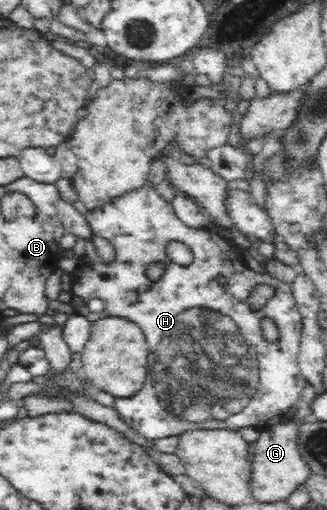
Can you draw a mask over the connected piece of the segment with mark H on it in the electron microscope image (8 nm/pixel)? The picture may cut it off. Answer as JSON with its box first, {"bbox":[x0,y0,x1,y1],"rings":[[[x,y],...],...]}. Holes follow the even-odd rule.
{"bbox":[69,183,308,443],"rings":[[[146,183],[146,184],[145,184],[145,186],[144,186],[144,188],[143,188],[143,189],[142,189],[142,190],[137,190],[137,191],[136,191],[136,192],[135,192],[135,193],[132,193],[132,194],[127,194],[127,196],[125,196],[125,197],[123,197],[123,198],[120,198],[120,200],[119,200],[119,201],[115,201],[115,202],[113,202],[113,204],[112,204],[112,205],[107,205],[107,206],[104,206],[104,208],[103,208],[103,209],[93,209],[93,210],[92,210],[92,211],[91,211],[91,210],[89,210],[89,211],[88,211],[88,212],[87,212],[87,213],[85,213],[85,214],[84,214],[84,217],[85,217],[85,218],[86,218],[86,221],[87,221],[87,222],[88,222],[88,227],[89,227],[89,228],[90,228],[90,233],[89,233],[89,236],[88,236],[88,237],[85,237],[85,238],[84,238],[84,240],[85,240],[85,252],[84,252],[84,255],[82,255],[82,256],[81,256],[81,258],[80,258],[80,259],[79,259],[79,262],[78,262],[78,265],[77,265],[77,268],[76,268],[76,269],[75,269],[75,270],[74,270],[74,271],[73,271],[73,272],[72,272],[72,273],[71,273],[71,281],[72,281],[72,283],[71,283],[71,284],[70,284],[70,288],[71,288],[71,289],[70,289],[70,290],[69,290],[69,291],[70,291],[70,294],[71,294],[71,295],[72,295],[72,296],[73,296],[73,297],[72,297],[72,298],[71,298],[71,303],[72,303],[72,305],[73,305],[73,307],[74,307],[74,314],[77,314],[77,315],[79,315],[79,316],[83,316],[83,317],[85,317],[85,318],[86,318],[86,319],[87,319],[87,320],[88,320],[88,321],[89,321],[89,322],[91,322],[91,323],[93,323],[93,322],[97,322],[97,320],[101,320],[101,319],[103,319],[103,318],[105,318],[105,317],[115,317],[115,318],[125,318],[125,319],[127,319],[127,320],[130,320],[130,321],[131,321],[131,322],[134,322],[134,323],[135,323],[135,324],[137,324],[137,326],[139,326],[139,329],[140,329],[140,330],[141,330],[141,331],[142,331],[142,334],[143,334],[143,335],[144,335],[144,336],[145,336],[145,339],[146,339],[146,341],[147,341],[147,344],[148,344],[148,345],[149,345],[149,348],[150,348],[150,355],[149,355],[149,356],[148,356],[148,373],[147,373],[147,376],[146,376],[146,380],[145,380],[145,382],[144,382],[144,386],[143,386],[143,388],[141,388],[141,390],[139,390],[139,392],[137,392],[137,394],[135,394],[135,396],[132,396],[132,397],[131,397],[131,398],[120,398],[120,399],[113,399],[113,402],[112,402],[112,406],[111,406],[111,407],[112,407],[112,409],[113,409],[113,410],[114,410],[114,411],[115,411],[115,412],[116,412],[116,415],[117,415],[117,416],[118,416],[118,417],[119,417],[119,418],[120,418],[120,419],[121,419],[121,420],[122,420],[122,423],[123,423],[123,424],[126,424],[126,425],[127,425],[127,428],[130,428],[130,429],[131,429],[131,430],[132,430],[132,432],[133,432],[133,433],[134,433],[134,434],[136,434],[136,435],[137,435],[137,436],[140,436],[140,437],[141,437],[141,438],[142,438],[142,439],[143,439],[143,440],[148,440],[148,442],[151,442],[151,443],[153,443],[153,442],[154,442],[154,441],[156,441],[156,440],[159,440],[159,439],[161,439],[161,438],[169,438],[169,437],[175,437],[175,436],[177,436],[177,435],[178,435],[178,434],[179,434],[179,433],[180,433],[180,432],[181,432],[181,431],[184,431],[184,430],[197,430],[197,428],[201,428],[201,429],[206,429],[206,428],[207,428],[207,427],[212,427],[212,428],[215,428],[215,429],[231,429],[231,430],[238,430],[238,431],[240,431],[240,430],[241,430],[241,428],[245,428],[245,427],[246,427],[246,426],[252,426],[252,427],[255,427],[255,428],[256,428],[256,429],[259,429],[259,430],[267,430],[267,429],[269,429],[269,428],[271,428],[271,427],[273,427],[273,426],[276,426],[276,425],[279,425],[279,424],[282,424],[282,423],[285,423],[285,422],[288,422],[288,421],[290,421],[290,417],[289,417],[289,416],[290,416],[290,412],[289,412],[289,408],[291,408],[291,407],[293,407],[293,406],[294,406],[294,405],[295,405],[295,404],[296,404],[296,400],[297,400],[297,399],[298,399],[298,398],[299,398],[299,397],[300,397],[300,396],[301,396],[301,393],[302,393],[302,392],[303,392],[303,390],[305,390],[305,387],[306,387],[306,386],[307,386],[307,385],[308,385],[308,384],[307,384],[307,381],[306,381],[306,380],[305,380],[305,377],[304,377],[304,376],[303,376],[303,375],[302,375],[302,374],[301,374],[301,371],[300,371],[300,368],[299,368],[299,361],[298,361],[298,356],[299,356],[299,353],[300,353],[300,350],[301,350],[301,347],[300,347],[300,346],[301,346],[301,337],[303,337],[303,334],[304,334],[304,318],[303,318],[303,315],[302,315],[302,314],[301,314],[301,311],[300,311],[300,310],[299,310],[299,305],[298,305],[298,304],[297,304],[297,301],[296,301],[296,300],[295,300],[295,297],[294,297],[294,296],[293,296],[293,293],[292,293],[292,290],[289,290],[289,288],[287,288],[287,286],[285,286],[285,285],[284,285],[284,284],[281,284],[281,283],[280,283],[280,282],[279,282],[279,280],[275,280],[275,278],[273,278],[273,277],[271,277],[271,276],[270,276],[270,275],[269,275],[269,274],[261,274],[261,278],[259,278],[259,280],[257,280],[257,282],[251,282],[251,278],[249,278],[249,282],[247,282],[247,280],[245,280],[245,282],[229,282],[229,280],[237,280],[237,276],[243,276],[243,264],[245,264],[245,258],[243,258],[243,252],[241,252],[241,249],[240,249],[240,247],[239,247],[239,246],[238,246],[238,244],[236,244],[236,245],[233,245],[233,244],[231,244],[231,242],[227,242],[227,240],[225,240],[225,238],[221,238],[221,236],[220,236],[220,235],[219,235],[219,233],[218,233],[218,232],[217,232],[217,231],[216,231],[216,230],[212,230],[212,229],[210,229],[210,228],[209,228],[209,227],[206,227],[206,228],[204,228],[204,227],[201,227],[201,228],[200,228],[200,229],[194,229],[194,228],[191,228],[191,227],[190,227],[190,226],[187,226],[187,225],[186,225],[186,224],[185,224],[185,223],[184,223],[184,222],[183,222],[183,221],[182,221],[182,220],[181,220],[181,219],[180,219],[180,218],[177,218],[177,215],[176,215],[176,214],[175,214],[175,213],[174,213],[174,210],[173,210],[173,207],[172,207],[172,203],[171,203],[171,202],[170,202],[170,201],[166,201],[166,200],[165,200],[165,199],[164,199],[164,198],[163,198],[163,197],[161,197],[161,196],[159,196],[159,195],[157,195],[157,193],[155,193],[155,190],[154,190],[154,188],[152,188],[152,186],[151,186],[151,185],[150,185],[150,184],[148,184],[148,183]],[[93,238],[103,238],[103,239],[107,239],[107,240],[108,240],[108,241],[109,241],[109,242],[111,242],[111,244],[113,244],[113,245],[115,245],[115,249],[117,249],[117,257],[119,257],[119,260],[117,260],[117,262],[115,262],[115,264],[113,264],[113,266],[105,266],[105,265],[104,265],[104,264],[103,264],[103,263],[101,263],[101,262],[100,262],[100,260],[99,260],[99,257],[98,257],[98,256],[97,256],[97,253],[96,253],[96,250],[95,250],[95,247],[94,247],[94,242],[93,242]],[[171,241],[179,241],[179,244],[183,244],[183,246],[187,246],[187,250],[189,250],[189,252],[192,252],[192,257],[193,257],[193,262],[190,262],[190,263],[187,263],[187,264],[186,264],[186,265],[183,265],[183,266],[179,266],[179,264],[175,264],[175,262],[173,262],[173,260],[171,260],[171,258],[169,258],[169,257],[167,257],[167,253],[165,253],[165,252],[167,252],[167,246],[169,246],[169,244],[171,244]],[[154,260],[159,260],[159,261],[161,261],[161,262],[165,262],[165,264],[167,264],[167,272],[169,272],[169,274],[165,274],[165,276],[163,276],[163,278],[161,278],[161,280],[159,280],[159,282],[155,282],[155,284],[151,284],[151,282],[149,282],[149,280],[147,280],[147,278],[145,278],[145,276],[143,276],[143,274],[135,274],[135,270],[137,270],[137,272],[143,272],[143,269],[144,269],[144,268],[143,268],[143,266],[145,266],[145,264],[147,264],[147,262],[153,262],[153,261],[154,261]],[[219,278],[223,278],[223,279],[224,279],[224,278],[227,278],[227,282],[229,282],[229,284],[231,284],[231,286],[229,286],[229,290],[224,290],[224,288],[222,288],[222,286],[219,286],[219,284],[217,284],[217,280],[219,280]],[[261,286],[272,286],[272,287],[274,287],[274,288],[275,288],[275,290],[276,290],[276,296],[275,296],[275,297],[274,297],[274,298],[273,298],[273,299],[269,299],[269,300],[266,300],[266,302],[265,302],[265,303],[263,303],[263,304],[262,304],[262,305],[261,305],[261,306],[260,306],[260,307],[257,307],[257,308],[256,308],[256,309],[255,309],[255,307],[253,307],[253,305],[251,305],[251,301],[249,301],[249,300],[251,300],[251,298],[253,298],[253,294],[255,294],[255,292],[257,292],[257,290],[259,290],[259,288],[261,288]],[[95,298],[97,298],[97,300],[103,300],[103,304],[104,304],[104,308],[103,308],[103,312],[102,312],[102,313],[100,313],[100,315],[92,315],[92,314],[91,314],[91,312],[90,312],[90,311],[89,311],[89,308],[88,308],[88,307],[87,307],[87,302],[89,302],[89,300],[95,300]],[[266,316],[270,316],[270,317],[271,317],[271,319],[273,319],[273,321],[275,321],[275,323],[277,323],[277,325],[278,325],[278,326],[279,326],[279,327],[280,327],[280,330],[281,330],[281,333],[282,333],[282,337],[281,337],[281,342],[279,342],[279,344],[271,344],[271,342],[265,342],[265,341],[264,341],[264,340],[263,340],[263,339],[262,339],[262,337],[261,337],[261,329],[259,329],[259,326],[260,326],[260,324],[259,324],[259,319],[261,319],[261,318],[263,318],[263,317],[266,317]]]}

